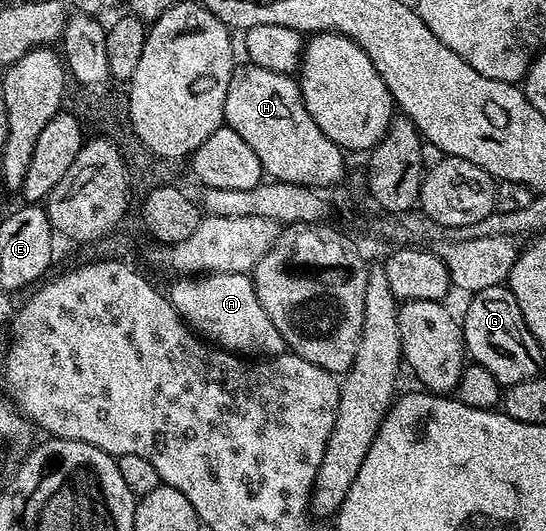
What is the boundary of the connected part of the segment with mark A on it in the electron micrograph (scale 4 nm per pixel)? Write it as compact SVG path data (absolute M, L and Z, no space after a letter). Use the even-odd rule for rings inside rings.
M239 272L201 273L196 277L177 277L167 287L167 297L179 317L200 338L223 351L242 357L272 357L286 350L279 329L267 317L259 297L255 297L253 280Z

